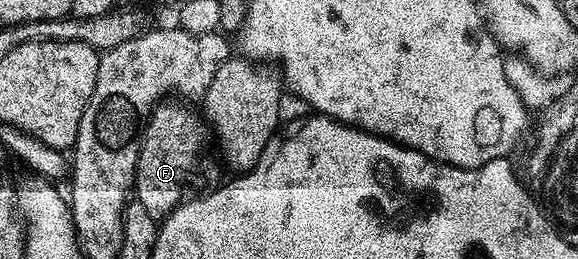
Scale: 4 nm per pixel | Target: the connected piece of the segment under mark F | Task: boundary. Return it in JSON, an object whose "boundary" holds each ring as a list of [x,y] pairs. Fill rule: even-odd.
{"boundary":[[[162,102],[150,114],[146,126],[142,130],[141,140],[138,145],[138,161],[136,162],[136,174],[134,175],[133,195],[137,203],[152,214],[156,221],[163,221],[166,215],[176,210],[195,191],[194,179],[198,176],[198,155],[202,152],[202,135],[207,135],[208,128],[203,117],[197,111],[185,108],[182,102]]]}

